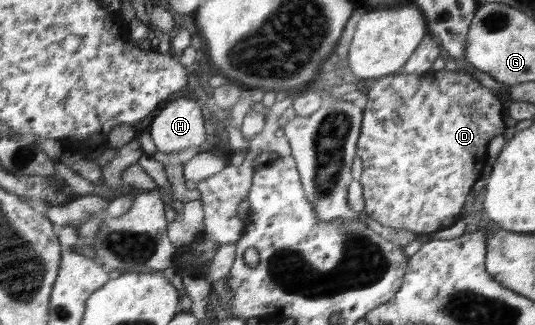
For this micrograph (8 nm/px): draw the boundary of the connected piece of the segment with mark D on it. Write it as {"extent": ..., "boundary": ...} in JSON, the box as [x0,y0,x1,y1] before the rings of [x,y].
{"extent":[357,68,504,235],"boundary":[[[446,68],[442,70],[428,70],[426,73],[405,73],[396,72],[390,76],[376,78],[367,92],[368,102],[366,103],[366,125],[361,125],[362,141],[357,142],[357,156],[361,159],[363,170],[360,176],[360,183],[363,187],[363,197],[365,212],[380,225],[393,227],[396,230],[412,231],[416,235],[428,235],[432,231],[440,231],[450,227],[460,209],[464,207],[466,197],[472,189],[472,185],[478,181],[484,159],[486,159],[486,141],[492,141],[492,137],[502,134],[504,131],[504,121],[502,121],[502,101],[498,99],[496,91],[492,93],[490,88],[482,87],[478,81],[474,81],[471,75],[466,75],[463,71],[450,72]]]}

